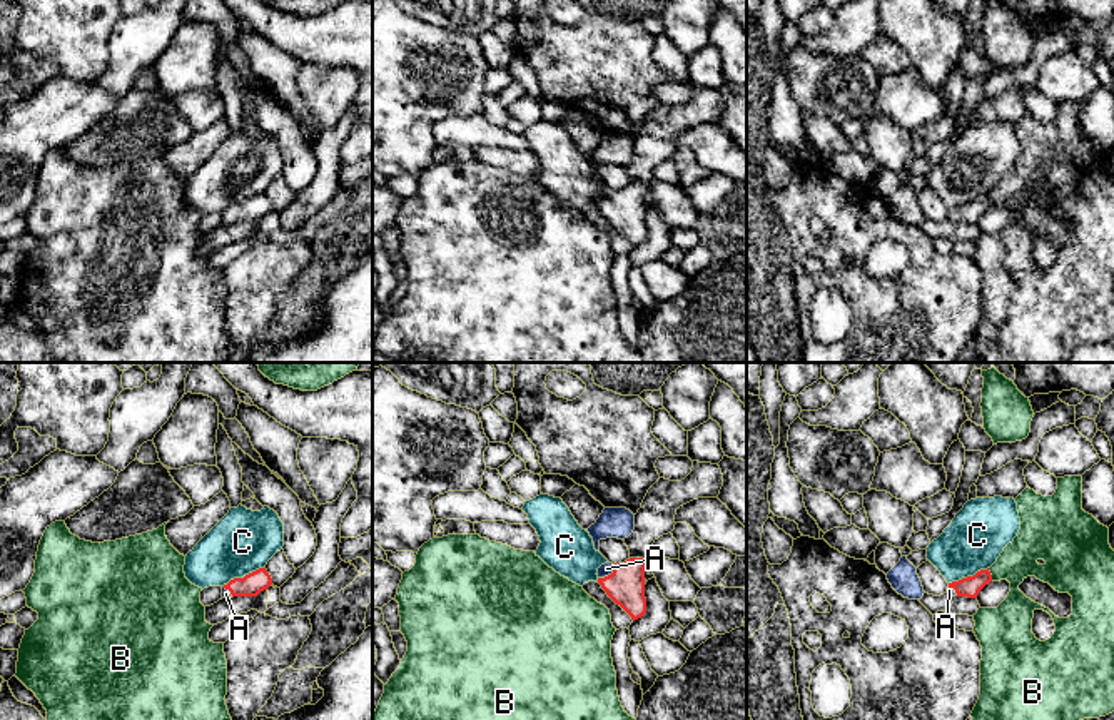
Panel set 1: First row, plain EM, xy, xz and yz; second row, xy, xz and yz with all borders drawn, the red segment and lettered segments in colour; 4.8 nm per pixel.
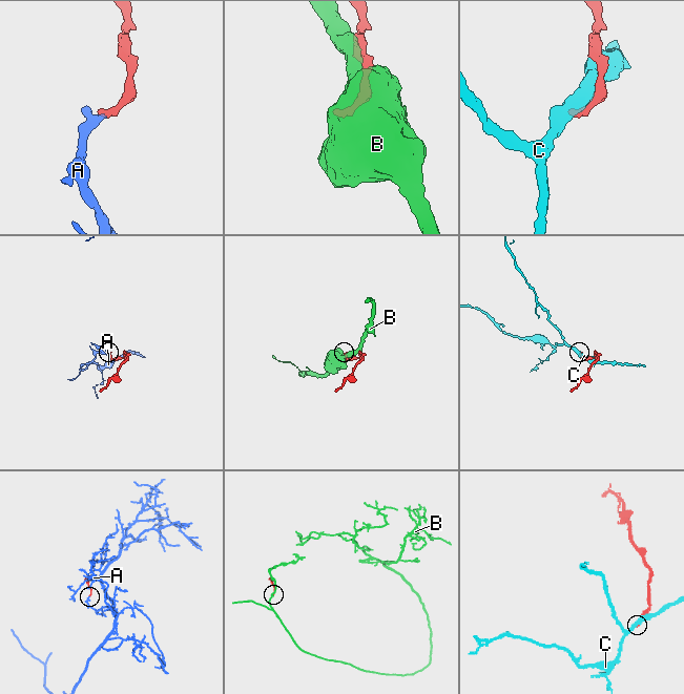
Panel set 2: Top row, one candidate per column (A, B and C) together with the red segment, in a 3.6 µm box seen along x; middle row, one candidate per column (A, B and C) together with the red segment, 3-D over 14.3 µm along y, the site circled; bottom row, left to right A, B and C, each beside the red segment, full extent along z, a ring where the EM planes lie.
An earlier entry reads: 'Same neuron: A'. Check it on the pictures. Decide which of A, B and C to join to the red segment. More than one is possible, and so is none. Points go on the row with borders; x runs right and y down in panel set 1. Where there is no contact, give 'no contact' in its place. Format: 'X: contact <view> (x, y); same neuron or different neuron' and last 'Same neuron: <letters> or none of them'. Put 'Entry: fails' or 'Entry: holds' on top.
Entry: holds
A: contact xz (608, 575); same neuron
B: contact yz (991, 575); different neuron
C: contact xy (244, 577); different neuron
Same neuron: A

